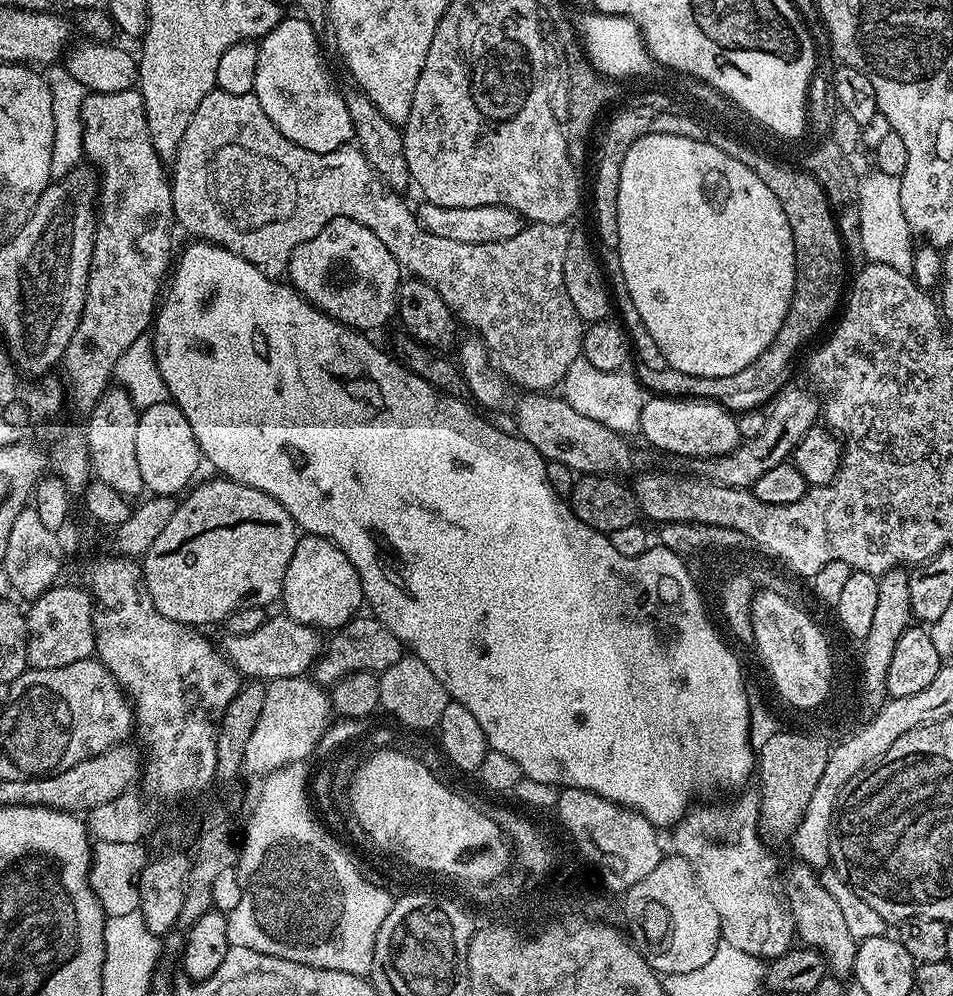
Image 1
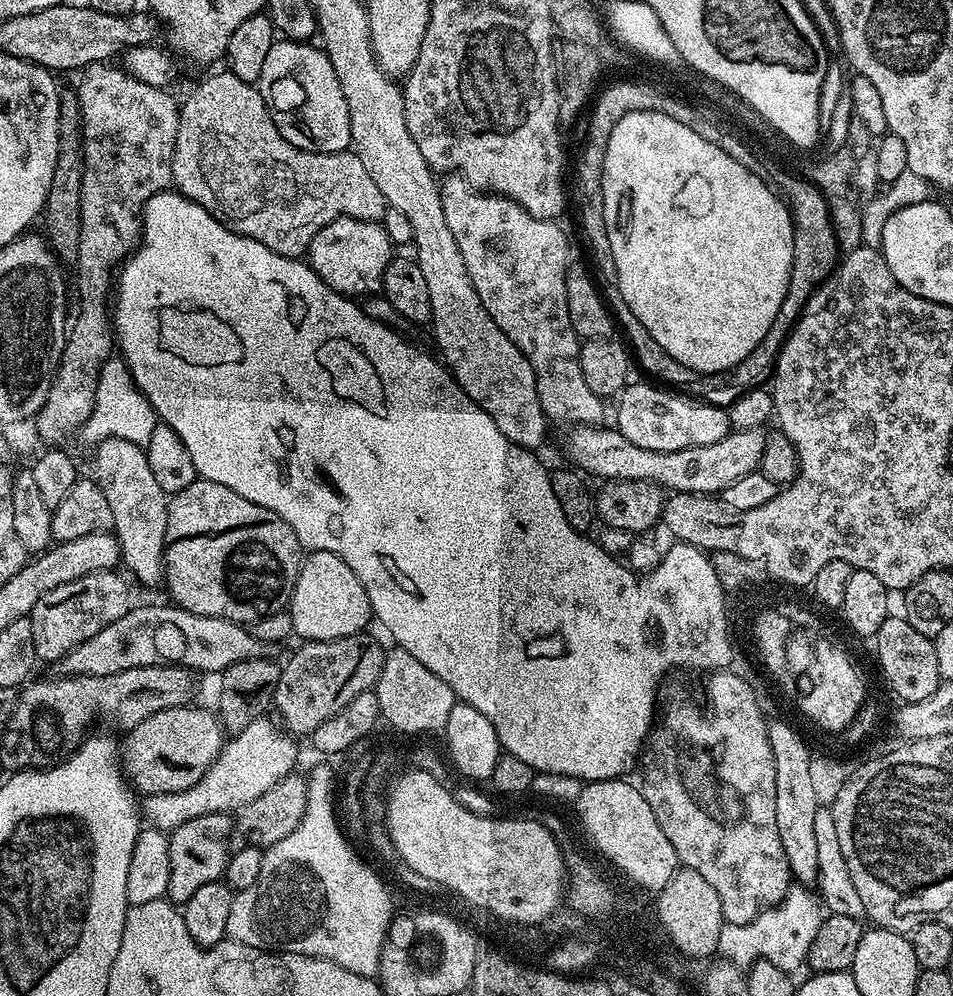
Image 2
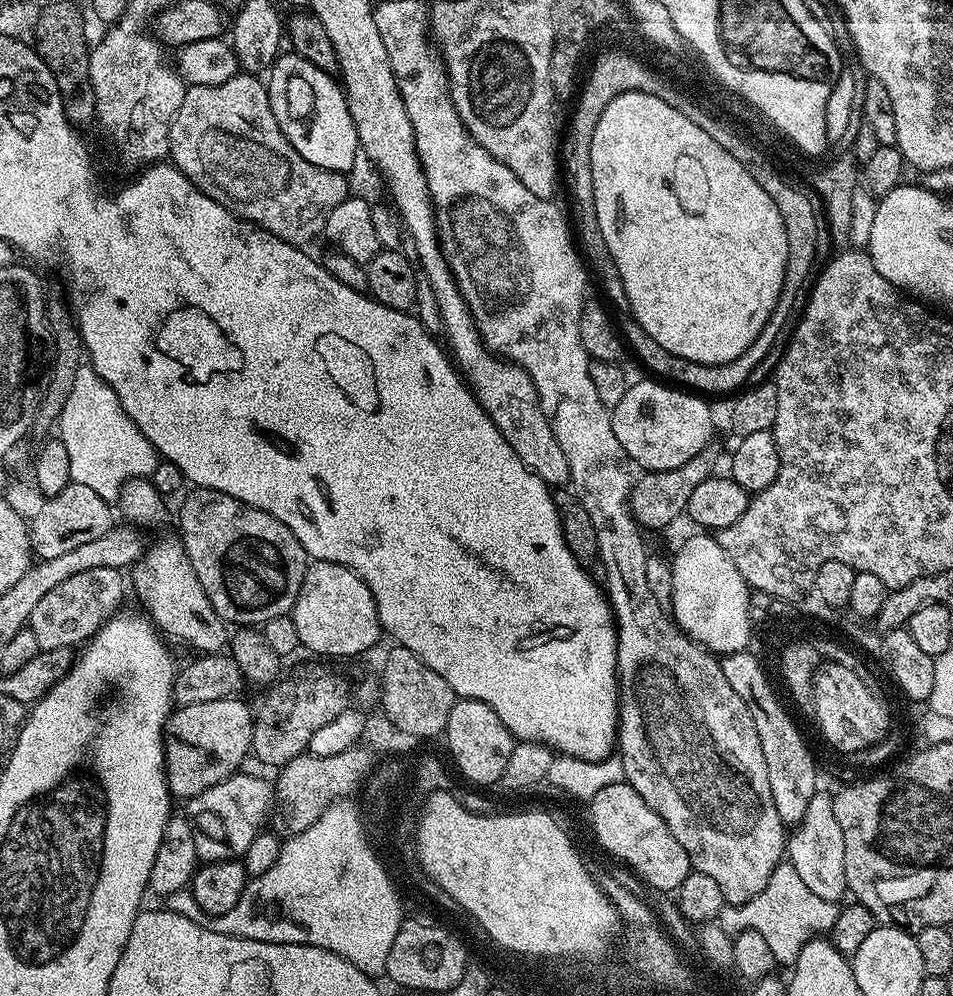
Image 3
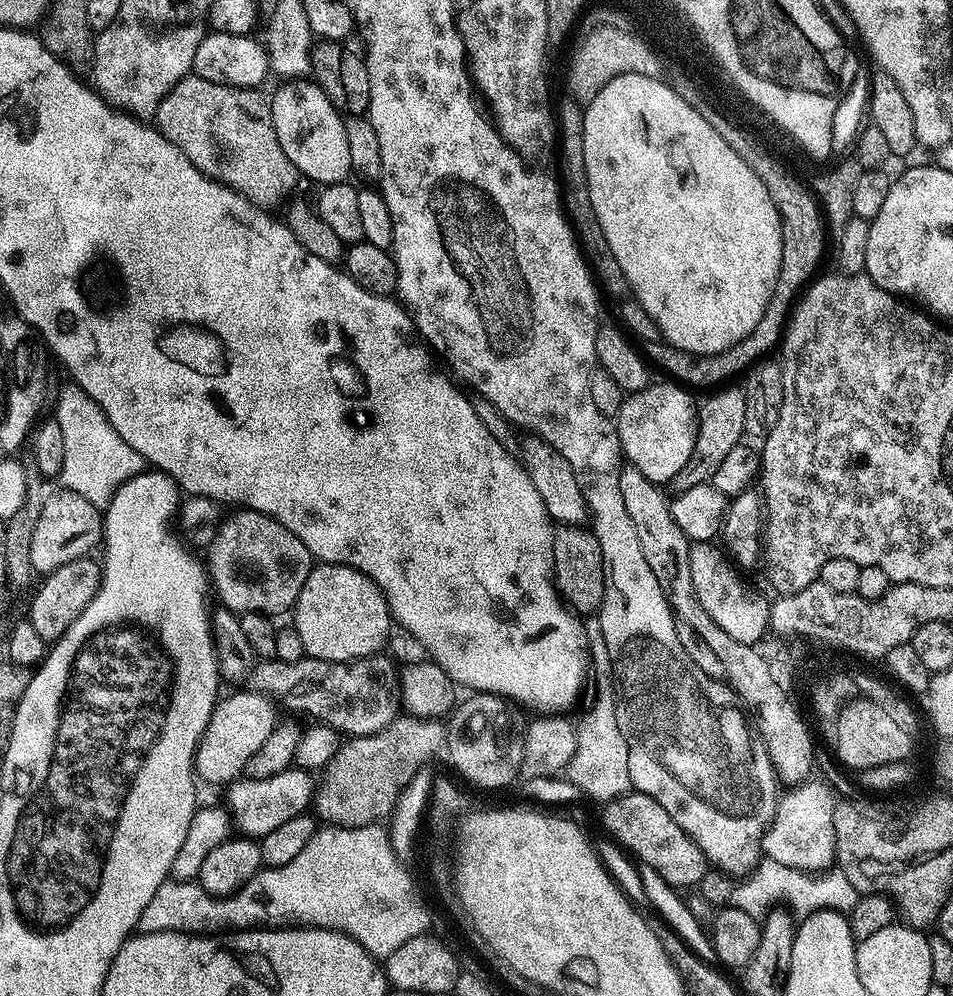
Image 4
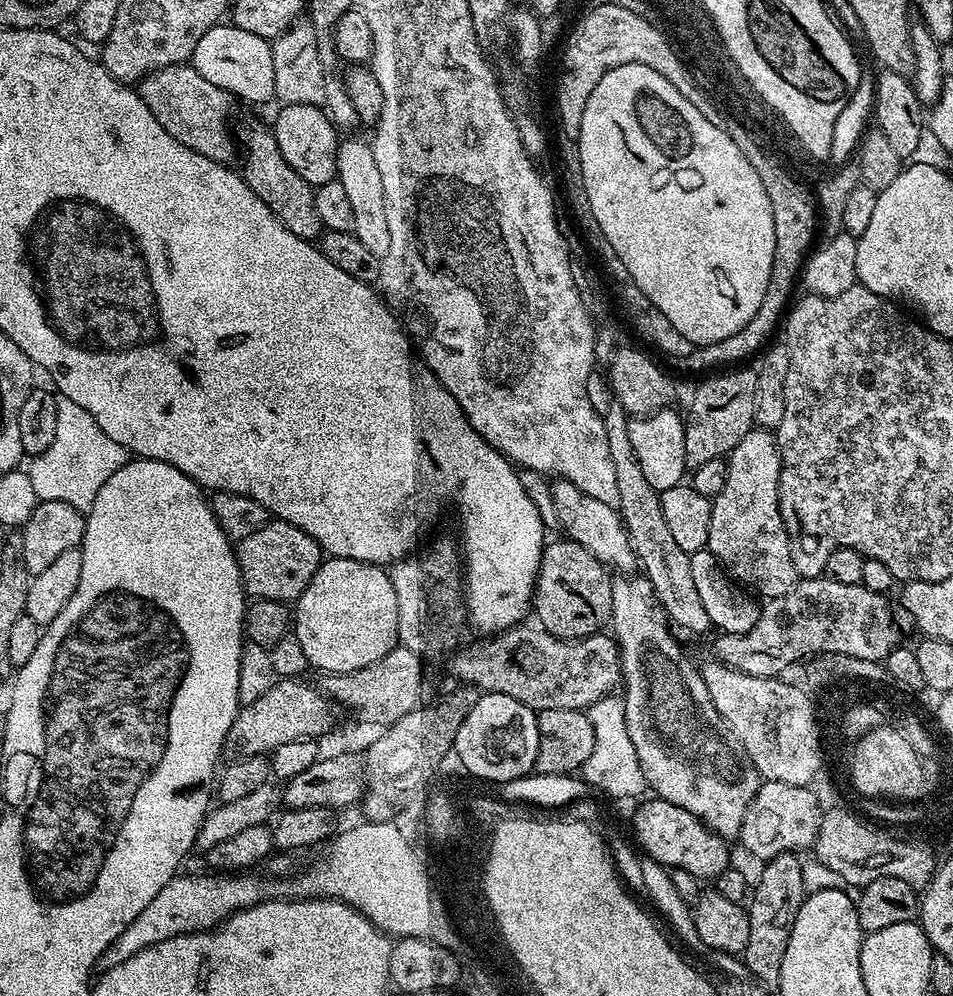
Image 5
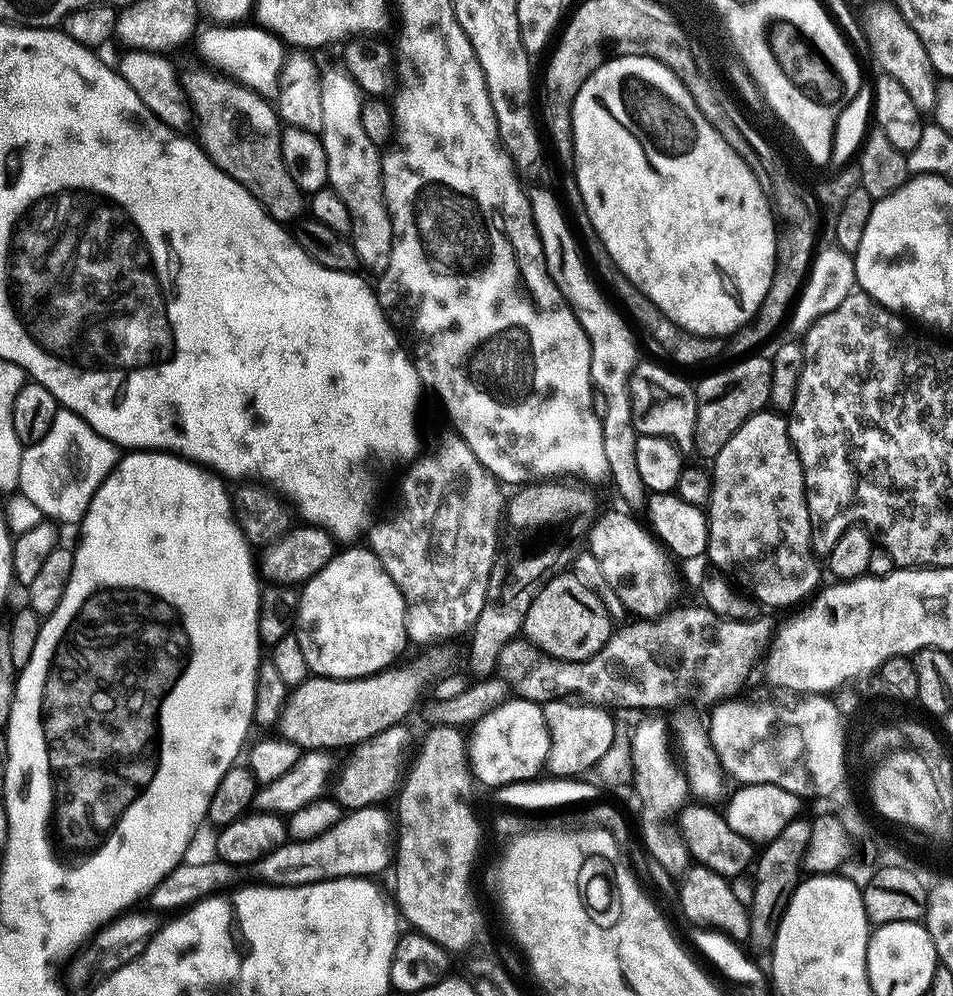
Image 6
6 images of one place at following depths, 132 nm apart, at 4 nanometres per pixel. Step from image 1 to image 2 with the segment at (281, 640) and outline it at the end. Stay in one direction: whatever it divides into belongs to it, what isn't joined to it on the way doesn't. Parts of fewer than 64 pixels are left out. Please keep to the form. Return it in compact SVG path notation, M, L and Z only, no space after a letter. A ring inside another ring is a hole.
M171 603L165 604L144 604L141 608L129 607L122 618L110 622L94 638L82 642L82 646L76 646L70 650L62 659L55 661L54 668L57 668L61 677L66 676L117 676L122 670L131 668L151 668L157 663L156 656L161 656L163 663L168 666L179 666L187 668L193 673L216 672L222 674L234 662L242 662L253 658L260 658L265 655L266 645L258 638L254 638L251 631L245 625L236 624L233 620L227 620L221 616L199 616L193 612L187 612L185 608L177 608Z

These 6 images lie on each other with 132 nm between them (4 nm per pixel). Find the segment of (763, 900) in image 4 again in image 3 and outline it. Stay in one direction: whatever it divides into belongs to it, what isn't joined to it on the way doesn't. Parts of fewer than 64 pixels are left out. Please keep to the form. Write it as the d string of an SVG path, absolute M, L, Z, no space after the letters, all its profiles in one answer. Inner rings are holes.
M782 862L774 870L770 882L766 882L766 890L745 904L725 904L720 911L718 921L725 931L735 934L754 930L760 932L770 942L770 950L776 955L777 965L795 965L802 946L806 946L821 934L831 933L840 917L841 909L837 901L818 898L798 878L798 870L790 862Z

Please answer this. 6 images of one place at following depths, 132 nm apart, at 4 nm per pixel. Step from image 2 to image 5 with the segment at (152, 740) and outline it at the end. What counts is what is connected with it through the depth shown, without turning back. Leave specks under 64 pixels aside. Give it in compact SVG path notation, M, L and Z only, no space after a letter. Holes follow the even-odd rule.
M280 678L258 698L258 702L243 705L237 711L234 722L224 740L224 752L229 757L245 760L251 756L270 754L285 742L320 738L327 733L334 724L330 701L319 687L303 684L300 678Z

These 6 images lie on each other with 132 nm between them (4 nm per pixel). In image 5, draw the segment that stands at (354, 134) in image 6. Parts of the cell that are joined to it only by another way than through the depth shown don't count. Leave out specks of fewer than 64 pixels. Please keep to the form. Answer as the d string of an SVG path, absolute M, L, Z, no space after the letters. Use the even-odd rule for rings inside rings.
M344 138L339 141L337 150L336 150L336 179L342 182L343 188L346 189L346 195L349 198L351 203L353 213L354 213L354 226L352 227L351 232L356 235L358 242L362 242L362 246L366 246L366 250L370 250L370 254L379 256L383 258L386 254L386 250L390 250L390 230L386 226L386 194L382 194L382 177L378 175L378 165L374 163L374 154L372 153L371 143L367 139L364 140L348 140L352 138Z

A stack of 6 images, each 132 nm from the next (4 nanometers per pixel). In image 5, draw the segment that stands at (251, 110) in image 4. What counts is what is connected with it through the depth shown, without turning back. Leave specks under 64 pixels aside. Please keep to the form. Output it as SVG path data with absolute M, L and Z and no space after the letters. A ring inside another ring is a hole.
M191 63L171 64L162 70L152 72L139 81L138 91L150 114L158 118L158 122L182 146L190 146L198 154L210 158L214 162L227 165L232 156L234 140L230 135L228 111L234 105L233 97L226 90L214 86L214 82L206 82L202 74L193 68Z

